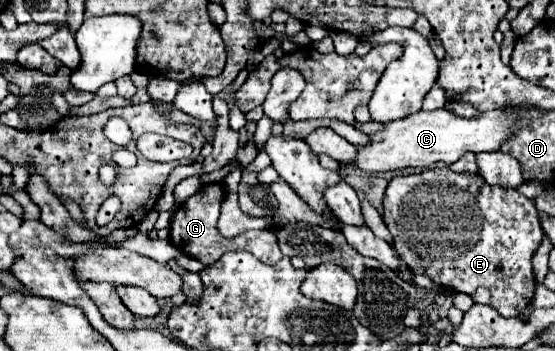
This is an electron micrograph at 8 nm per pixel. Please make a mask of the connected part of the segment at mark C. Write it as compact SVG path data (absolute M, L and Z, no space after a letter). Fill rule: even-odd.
M446 109L438 111L418 111L404 119L394 119L384 125L382 131L368 135L368 145L356 147L356 157L350 165L366 173L386 173L406 167L430 167L432 163L442 161L444 165L456 163L464 153L480 151L498 151L502 141L512 135L514 121L518 121L512 111L488 111L474 119L464 119L448 113Z

